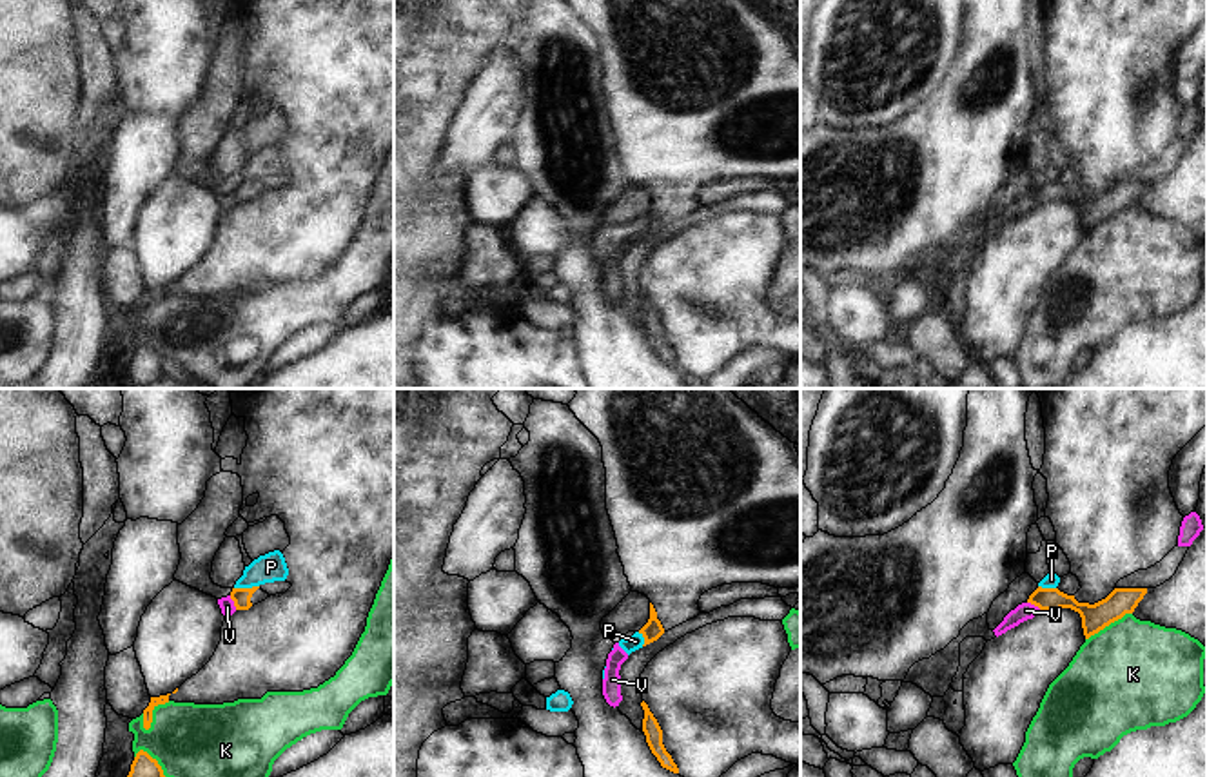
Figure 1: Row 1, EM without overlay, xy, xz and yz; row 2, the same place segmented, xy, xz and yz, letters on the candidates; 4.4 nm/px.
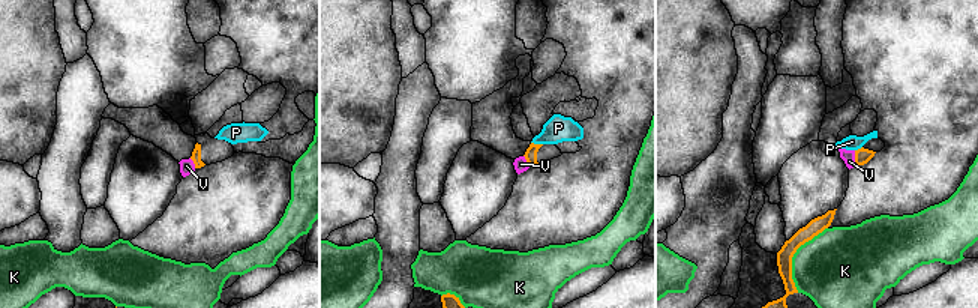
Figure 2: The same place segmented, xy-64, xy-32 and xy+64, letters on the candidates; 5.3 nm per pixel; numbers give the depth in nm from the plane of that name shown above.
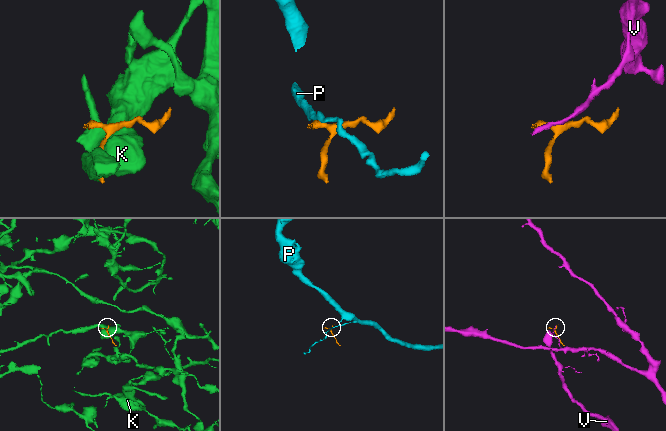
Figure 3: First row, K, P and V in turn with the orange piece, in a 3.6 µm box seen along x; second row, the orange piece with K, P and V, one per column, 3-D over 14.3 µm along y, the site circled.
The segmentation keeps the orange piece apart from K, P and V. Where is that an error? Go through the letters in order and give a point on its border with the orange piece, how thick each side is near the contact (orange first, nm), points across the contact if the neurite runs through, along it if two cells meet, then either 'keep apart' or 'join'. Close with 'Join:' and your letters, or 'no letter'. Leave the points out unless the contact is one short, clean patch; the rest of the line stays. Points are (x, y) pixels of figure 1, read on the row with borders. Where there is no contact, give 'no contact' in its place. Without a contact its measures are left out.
K: meets orange in xy at (151, 712); 50 nm thick on the orange side, 320 nm on the other; keep apart
P: meets orange in xy at (245, 589); 80 nm thick on the orange side, 130 nm on the other; border along xy (258, 585), (235, 589); keep apart
V: meets orange in xy at (235, 603); 80 nm thick on the orange side, 70 nm on the other; border along xy (229, 596), (236, 609); keep apart
Join: no letter

